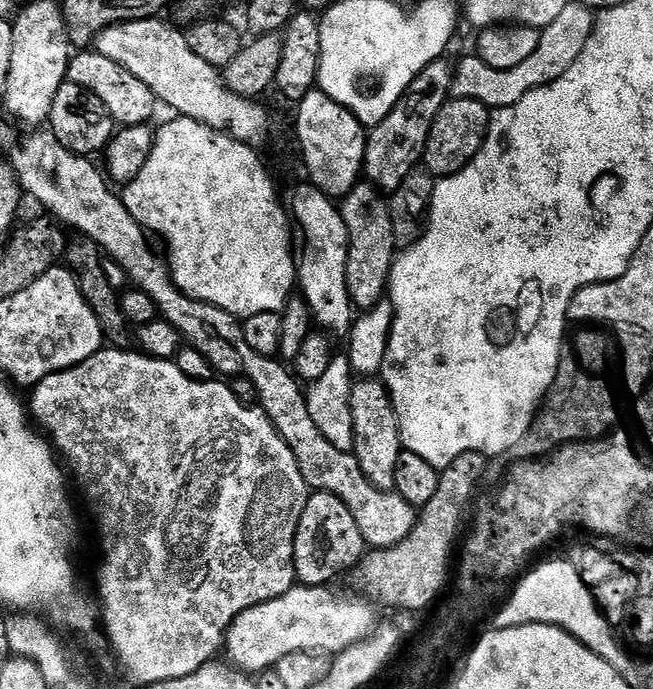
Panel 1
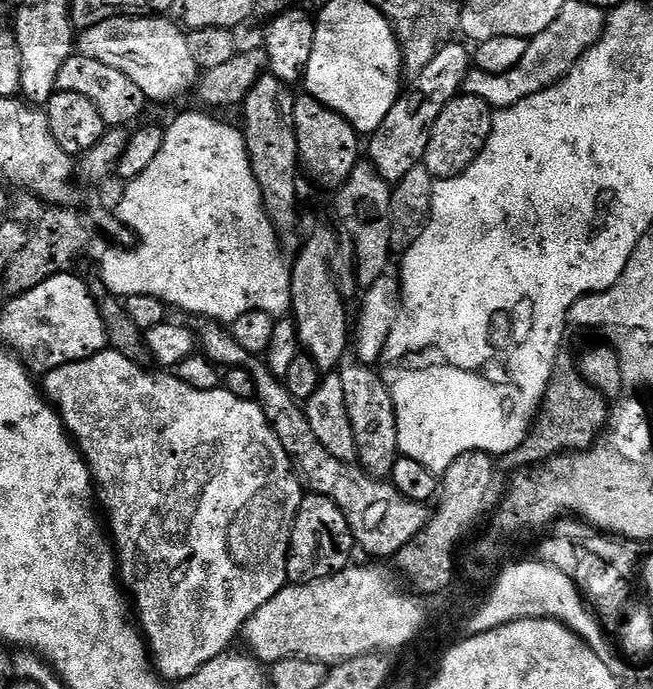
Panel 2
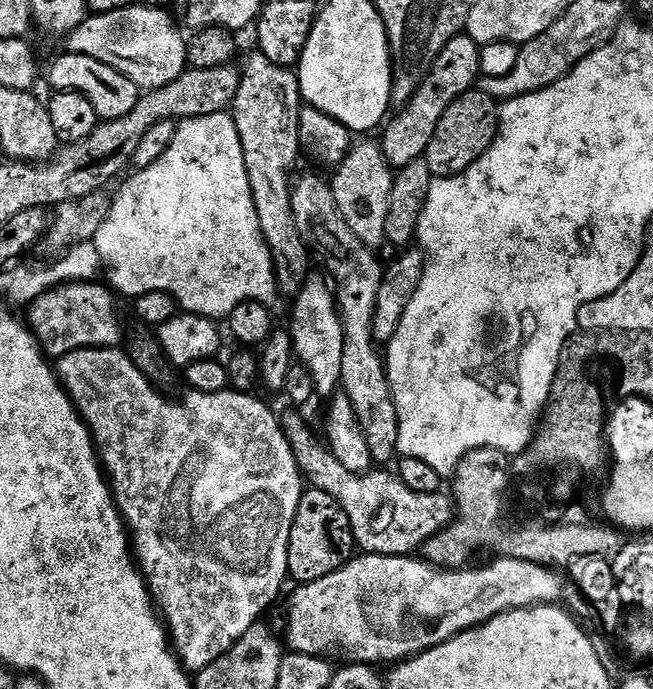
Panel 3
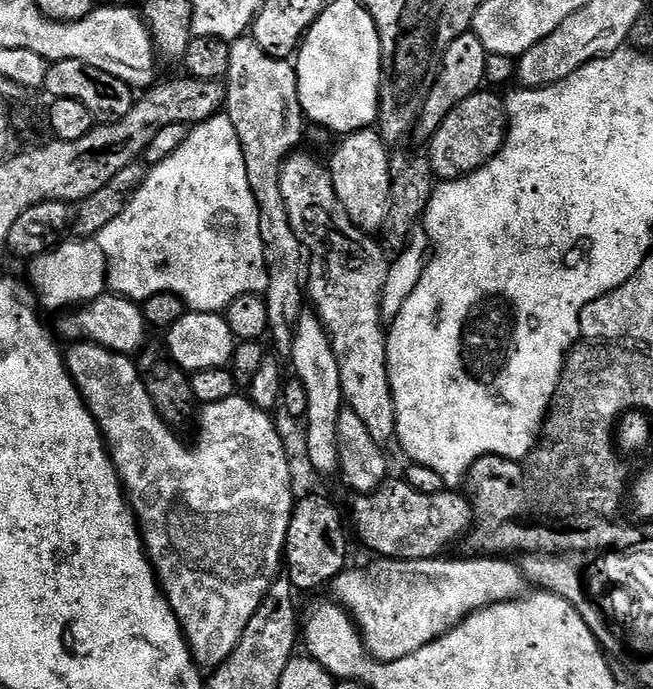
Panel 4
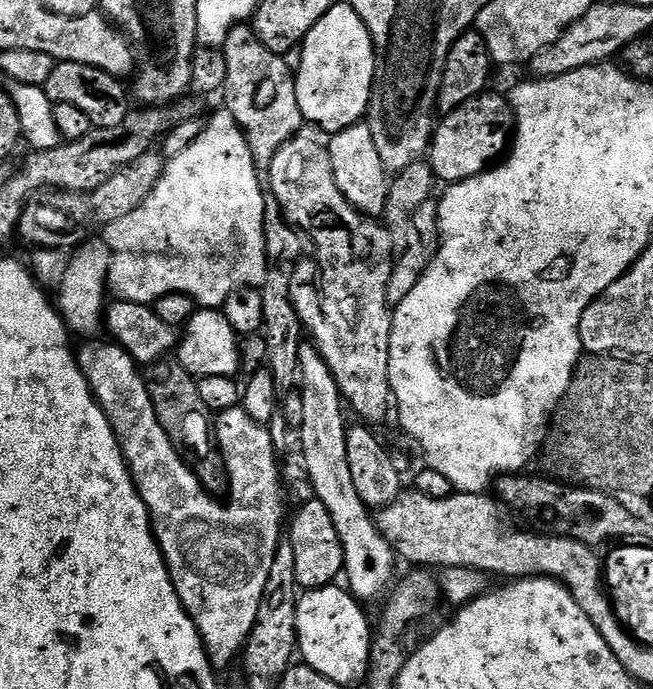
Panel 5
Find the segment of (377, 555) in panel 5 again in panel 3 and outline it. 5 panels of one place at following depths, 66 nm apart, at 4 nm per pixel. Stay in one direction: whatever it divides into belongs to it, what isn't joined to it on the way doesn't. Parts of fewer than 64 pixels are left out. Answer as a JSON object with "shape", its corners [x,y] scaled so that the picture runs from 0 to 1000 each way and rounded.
{"shape":[[[472,403],[459,417],[459,425],[446,437],[447,441],[447,508],[452,521],[466,530],[484,562],[485,576],[505,578],[522,562],[524,508],[527,507],[527,470],[521,466],[521,454],[510,419],[501,411]]]}

